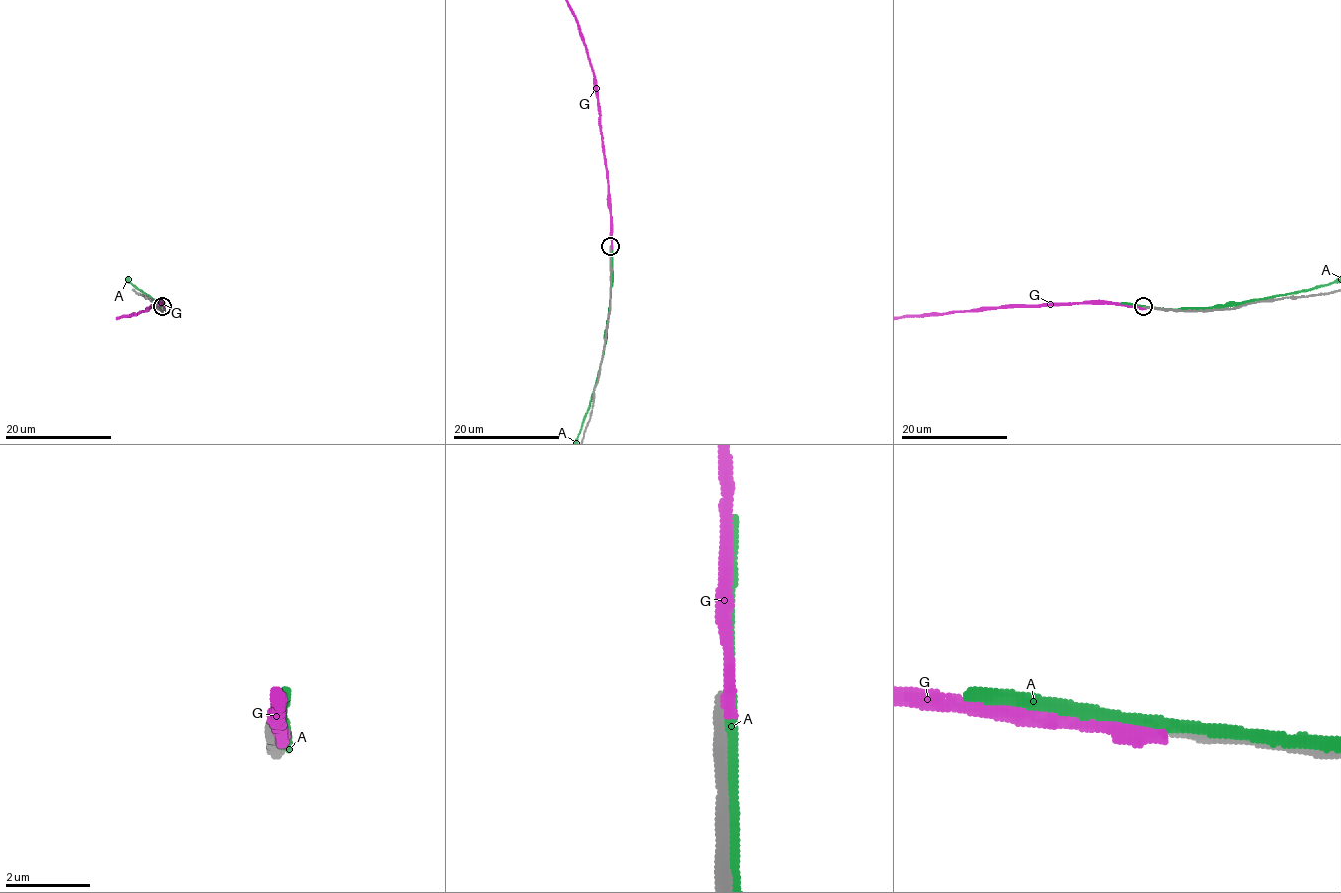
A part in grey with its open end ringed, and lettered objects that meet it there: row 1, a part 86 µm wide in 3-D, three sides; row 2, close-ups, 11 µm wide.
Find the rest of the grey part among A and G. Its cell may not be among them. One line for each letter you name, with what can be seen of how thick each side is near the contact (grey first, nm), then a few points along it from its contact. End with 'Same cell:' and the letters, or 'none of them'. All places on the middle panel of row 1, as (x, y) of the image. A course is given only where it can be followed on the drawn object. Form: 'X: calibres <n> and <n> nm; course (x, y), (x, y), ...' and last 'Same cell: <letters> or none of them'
Same cell: none of them

